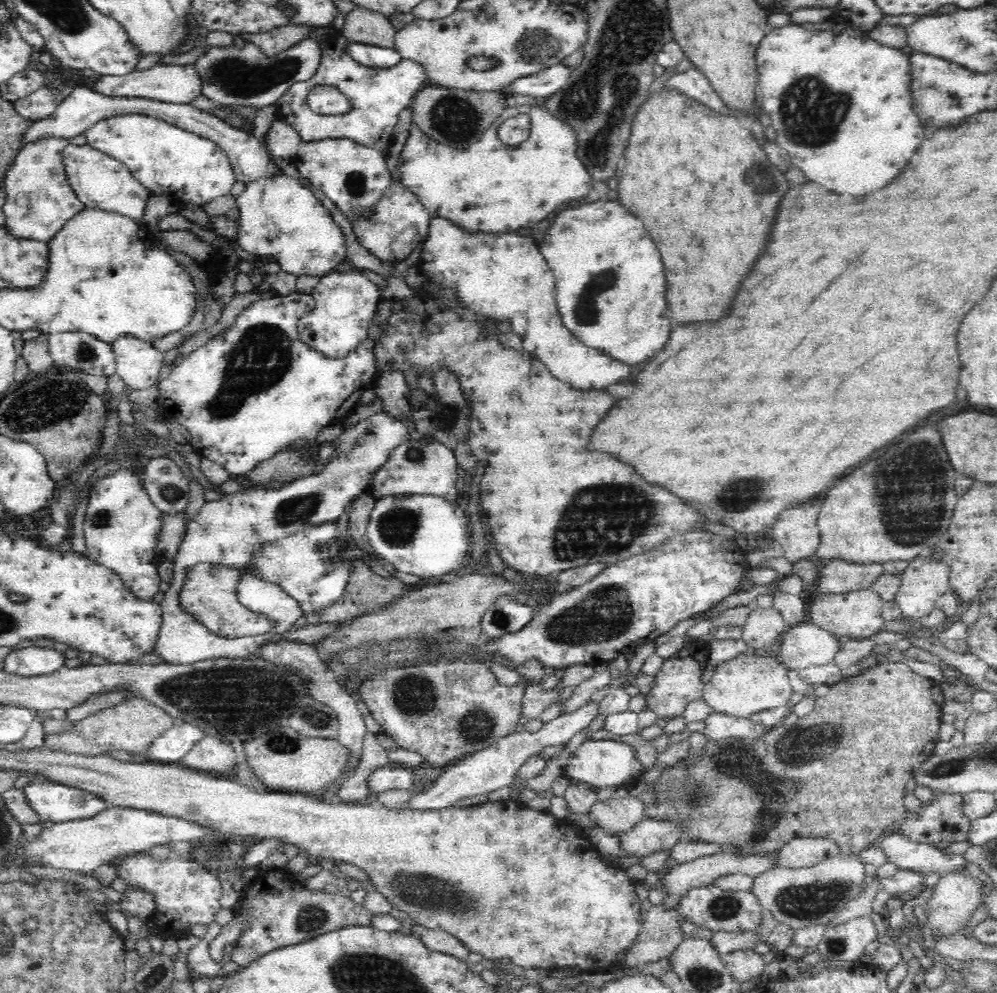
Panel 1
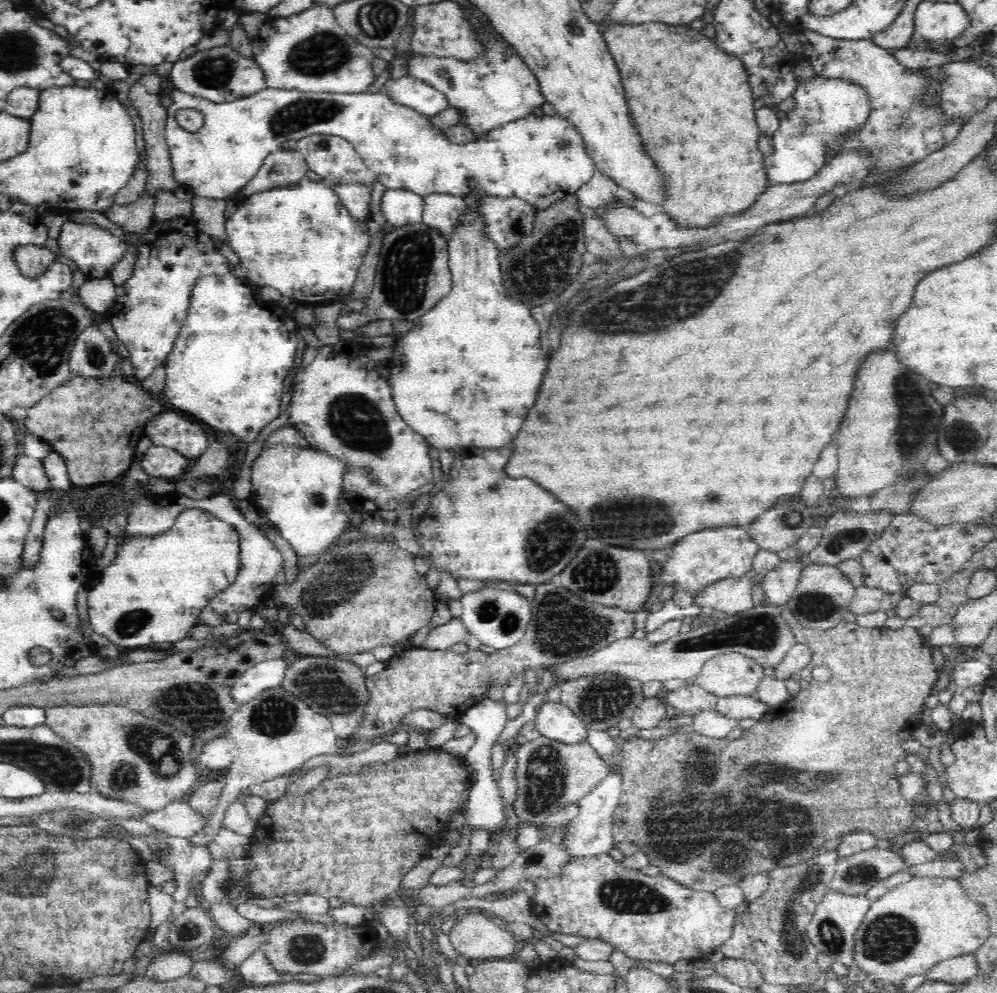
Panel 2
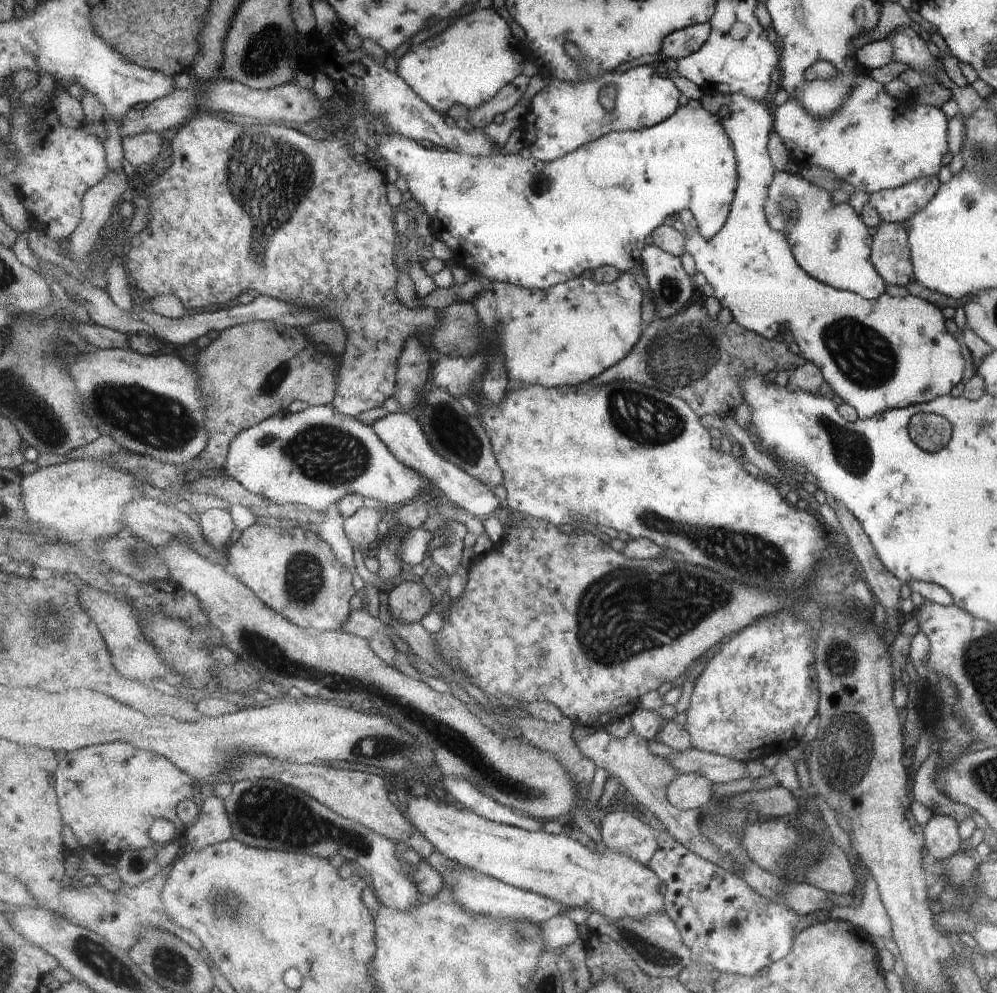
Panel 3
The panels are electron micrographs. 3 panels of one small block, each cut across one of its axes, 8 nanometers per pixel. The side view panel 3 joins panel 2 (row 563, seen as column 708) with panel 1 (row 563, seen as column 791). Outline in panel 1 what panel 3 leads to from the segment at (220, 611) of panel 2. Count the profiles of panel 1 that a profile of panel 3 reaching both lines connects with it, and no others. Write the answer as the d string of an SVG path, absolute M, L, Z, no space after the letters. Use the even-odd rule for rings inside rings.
M338 520L326 521L317 525L308 525L304 530L274 542L266 544L254 558L258 573L267 581L280 585L286 593L298 600L298 604L306 612L319 613L332 606L342 598L350 580L348 562L335 562L330 557L329 548L339 536Z

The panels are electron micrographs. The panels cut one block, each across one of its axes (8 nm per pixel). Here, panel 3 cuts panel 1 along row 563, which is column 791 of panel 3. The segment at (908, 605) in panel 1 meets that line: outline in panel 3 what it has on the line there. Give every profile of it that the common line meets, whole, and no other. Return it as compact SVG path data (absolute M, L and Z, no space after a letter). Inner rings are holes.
M667 830L659 832L658 846L659 850L648 865L661 880L664 880L666 913L679 926L679 932L683 934L683 942L689 946L693 960L697 964L709 964L719 972L719 975L753 977L763 968L781 960L789 952L795 940L795 926L799 918L791 908L757 894L752 887L733 873L721 870L716 863L707 862L700 855L677 842L677 839L673 838Z

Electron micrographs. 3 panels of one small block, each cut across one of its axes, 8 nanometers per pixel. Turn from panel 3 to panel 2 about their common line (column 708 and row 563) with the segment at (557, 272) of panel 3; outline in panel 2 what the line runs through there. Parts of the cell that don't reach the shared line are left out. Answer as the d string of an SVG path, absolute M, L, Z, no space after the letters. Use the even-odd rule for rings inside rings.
M190 508L185 510L178 516L174 526L167 530L164 534L150 537L132 537L128 539L121 547L116 547L116 553L108 559L108 568L102 572L102 580L96 588L89 586L89 593L87 594L88 606L88 623L92 627L93 632L98 636L102 635L110 642L113 642L118 648L134 650L137 648L145 648L148 644L159 644L162 642L176 642L188 636L188 630L196 626L198 616L202 609L212 602L213 598L223 592L226 587L233 585L237 577L237 570L239 564L239 536L238 531L231 525L218 518L211 516L209 512L200 508Z

